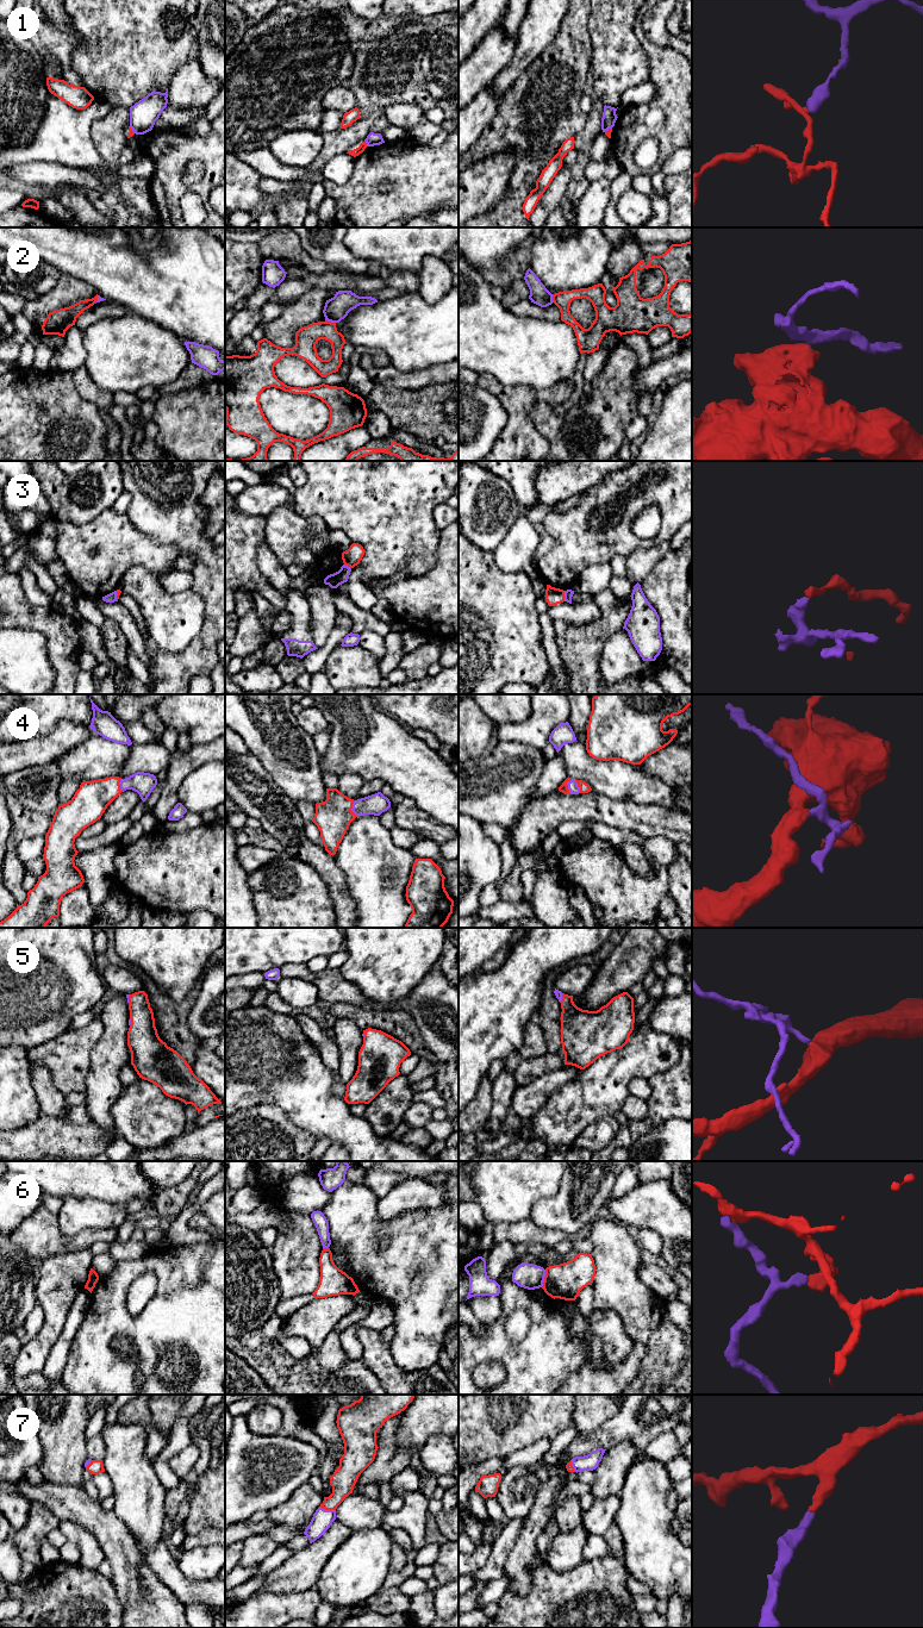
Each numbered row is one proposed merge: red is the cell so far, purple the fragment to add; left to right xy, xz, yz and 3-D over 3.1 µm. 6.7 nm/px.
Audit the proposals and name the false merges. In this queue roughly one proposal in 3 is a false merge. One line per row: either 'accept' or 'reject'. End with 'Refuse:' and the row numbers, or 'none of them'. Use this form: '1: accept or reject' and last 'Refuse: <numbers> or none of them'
1: reject
2: reject
3: reject
4: accept
5: accept
6: reject
7: accept
Refuse: 1, 2, 3, 6

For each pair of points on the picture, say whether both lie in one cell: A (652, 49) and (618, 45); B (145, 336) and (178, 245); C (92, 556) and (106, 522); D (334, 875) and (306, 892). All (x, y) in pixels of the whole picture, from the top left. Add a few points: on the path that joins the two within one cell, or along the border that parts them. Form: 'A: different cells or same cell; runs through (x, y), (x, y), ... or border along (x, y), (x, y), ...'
A: different cells; border along (634, 20), (634, 32), (648, 60), (648, 75)
B: different cells; border along (129, 310), (170, 329), (175, 334)
C: same cell; runs through (100, 548), (106, 542), (106, 530)
D: different cells; border along (304, 861), (324, 881), (328, 894), (335, 906)

